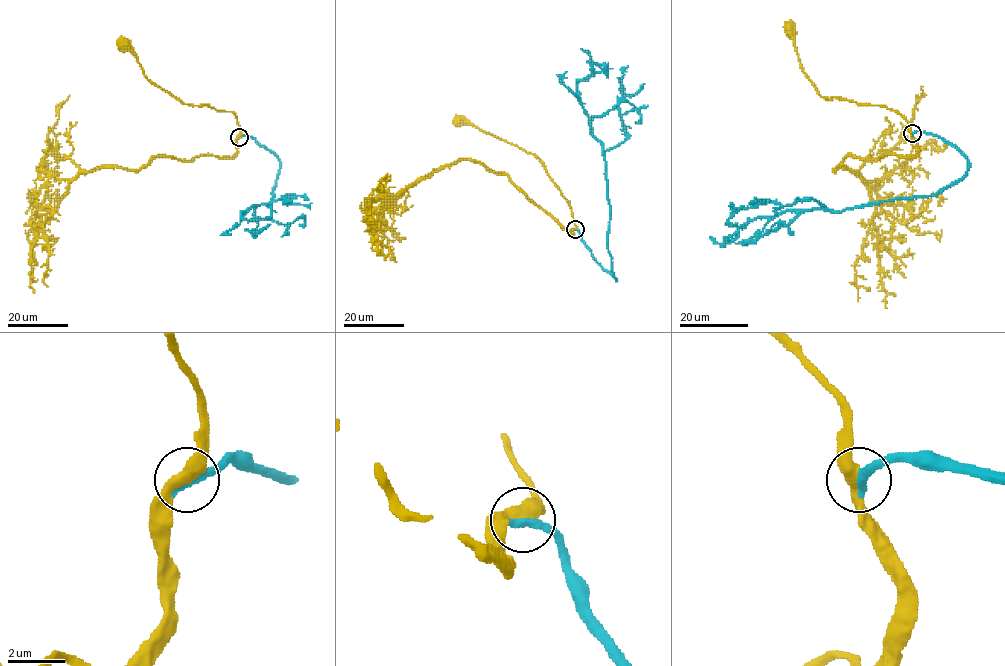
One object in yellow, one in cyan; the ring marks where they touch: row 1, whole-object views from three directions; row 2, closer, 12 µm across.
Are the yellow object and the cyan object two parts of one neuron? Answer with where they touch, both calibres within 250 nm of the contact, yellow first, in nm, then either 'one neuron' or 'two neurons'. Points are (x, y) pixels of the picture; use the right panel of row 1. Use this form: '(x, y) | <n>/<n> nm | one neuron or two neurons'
(912, 133) | 440/400 nm | one neuron

